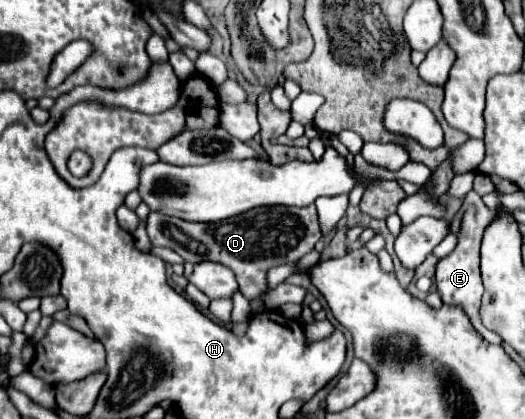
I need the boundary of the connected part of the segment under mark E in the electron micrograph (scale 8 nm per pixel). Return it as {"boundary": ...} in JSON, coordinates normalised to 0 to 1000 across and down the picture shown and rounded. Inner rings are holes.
{"boundary":[[[895,456],[884,470],[876,504],[865,513],[865,523],[853,537],[857,556],[865,556],[872,566],[872,585],[853,613],[834,623],[834,632],[830,632],[830,680],[834,680],[834,699],[838,699],[846,723],[880,728],[884,733],[884,742],[891,747],[891,757],[895,757],[895,766],[903,776],[903,785],[922,809],[930,809],[933,819],[956,819],[956,804],[949,795],[926,785],[918,761],[914,761],[914,714],[918,714],[918,699],[922,699],[918,666],[914,666],[914,575],[918,575],[918,556],[930,542],[930,532],[937,527],[937,518],[941,513],[922,489],[922,480],[914,475],[910,461]]]}

